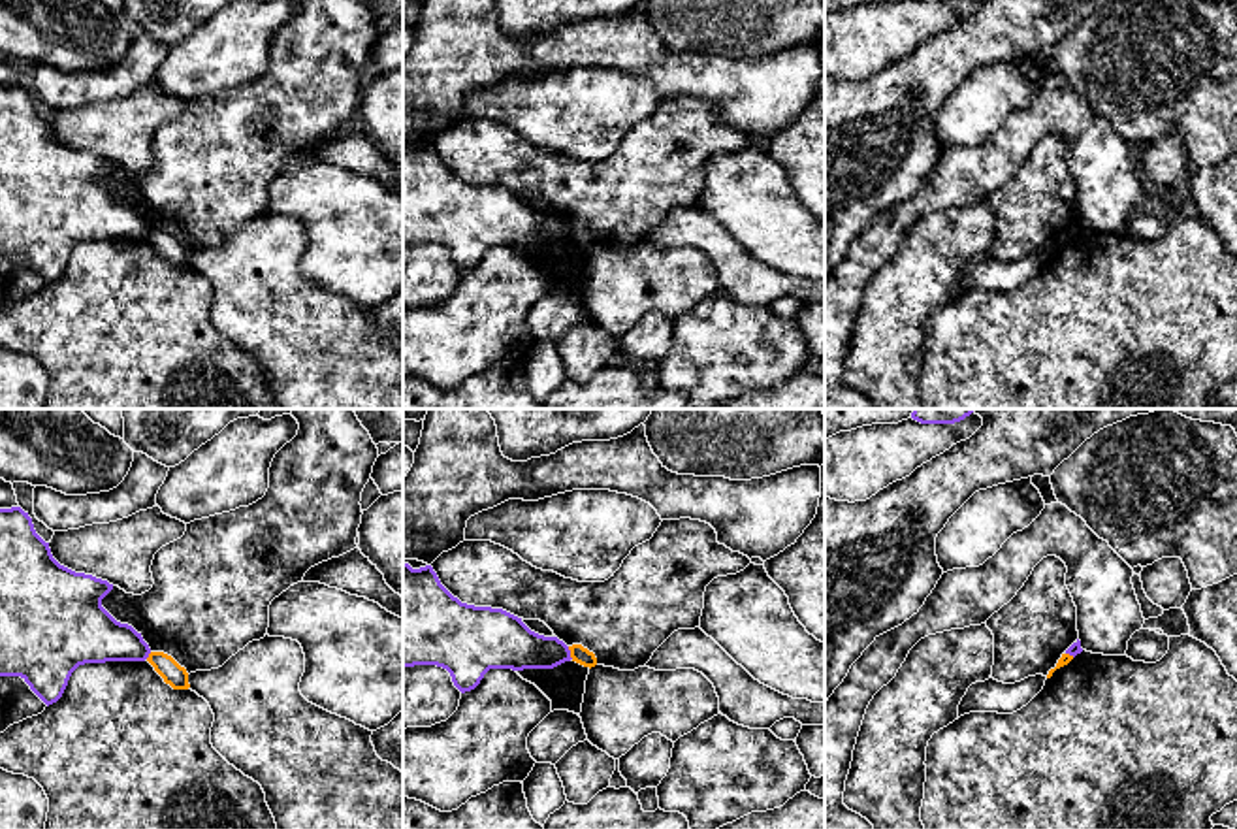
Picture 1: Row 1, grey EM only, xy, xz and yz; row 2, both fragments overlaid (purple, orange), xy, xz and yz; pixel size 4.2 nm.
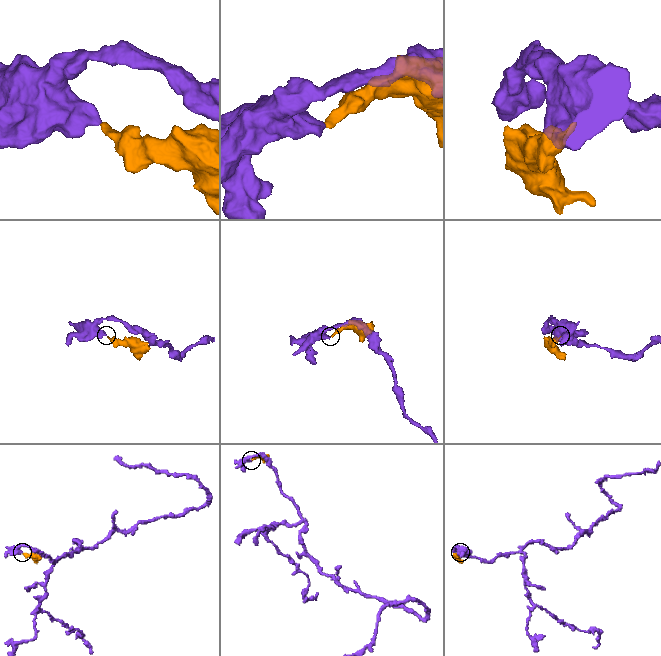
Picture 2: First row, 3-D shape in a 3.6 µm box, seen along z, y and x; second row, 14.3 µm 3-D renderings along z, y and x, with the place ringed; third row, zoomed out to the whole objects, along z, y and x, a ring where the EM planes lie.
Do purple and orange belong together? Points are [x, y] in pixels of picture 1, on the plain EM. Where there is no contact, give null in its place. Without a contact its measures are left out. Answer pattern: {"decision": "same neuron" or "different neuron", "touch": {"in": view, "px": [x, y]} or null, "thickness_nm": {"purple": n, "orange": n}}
{"decision": "different neuron", "touch": {"in": "xz", "px": [569, 230]}, "thickness_nm": {"purple": 200, "orange": 70}}

